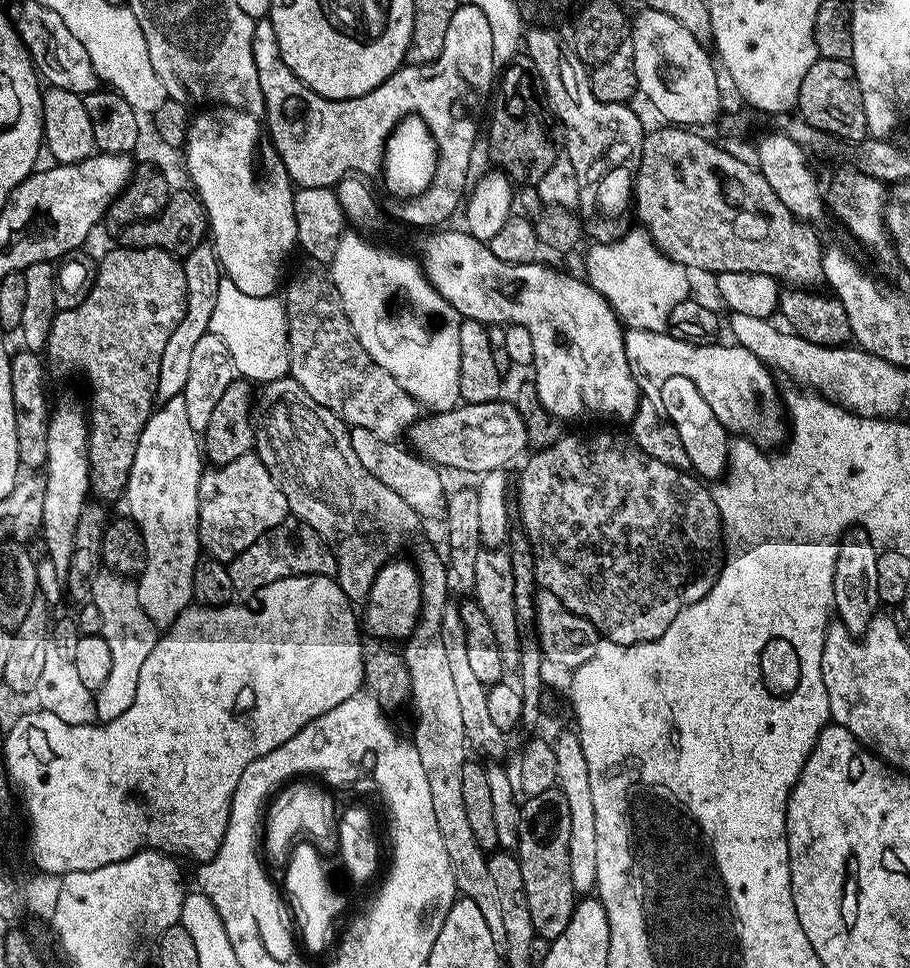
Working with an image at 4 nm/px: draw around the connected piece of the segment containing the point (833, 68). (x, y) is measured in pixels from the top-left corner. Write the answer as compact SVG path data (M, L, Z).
M817 58L814 66L806 70L806 78L802 78L796 108L799 119L840 142L860 142L869 135L866 110L862 106L862 90L858 86L856 70L849 61Z

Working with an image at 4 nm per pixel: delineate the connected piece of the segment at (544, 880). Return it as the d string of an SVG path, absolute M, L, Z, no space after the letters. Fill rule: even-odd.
M559 787L523 801L520 833L514 852L520 862L526 906L530 906L530 920L534 922L537 937L544 942L557 940L566 926L570 926L578 903L578 895L571 882L570 809L566 794Z

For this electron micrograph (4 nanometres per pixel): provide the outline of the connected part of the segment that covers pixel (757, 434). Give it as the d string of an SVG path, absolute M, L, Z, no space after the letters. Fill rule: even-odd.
M631 329L624 334L626 362L630 366L636 385L647 399L659 401L660 387L670 378L681 376L694 382L698 394L706 398L706 406L714 410L714 418L718 418L718 422L722 422L722 426L727 428L729 433L752 440L765 450L775 449L775 444L779 440L781 443L786 436L786 409L782 403L781 393L779 391L776 393L776 384L772 381L773 373L750 350L733 346L731 343L728 343L729 345L720 343L687 344L668 335L667 331L647 332L642 329Z

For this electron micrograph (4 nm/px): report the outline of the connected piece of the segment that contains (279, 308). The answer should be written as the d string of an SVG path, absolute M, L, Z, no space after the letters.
M227 278L221 279L209 331L222 338L230 350L235 371L243 379L265 384L289 373L288 315L279 297L243 294Z

